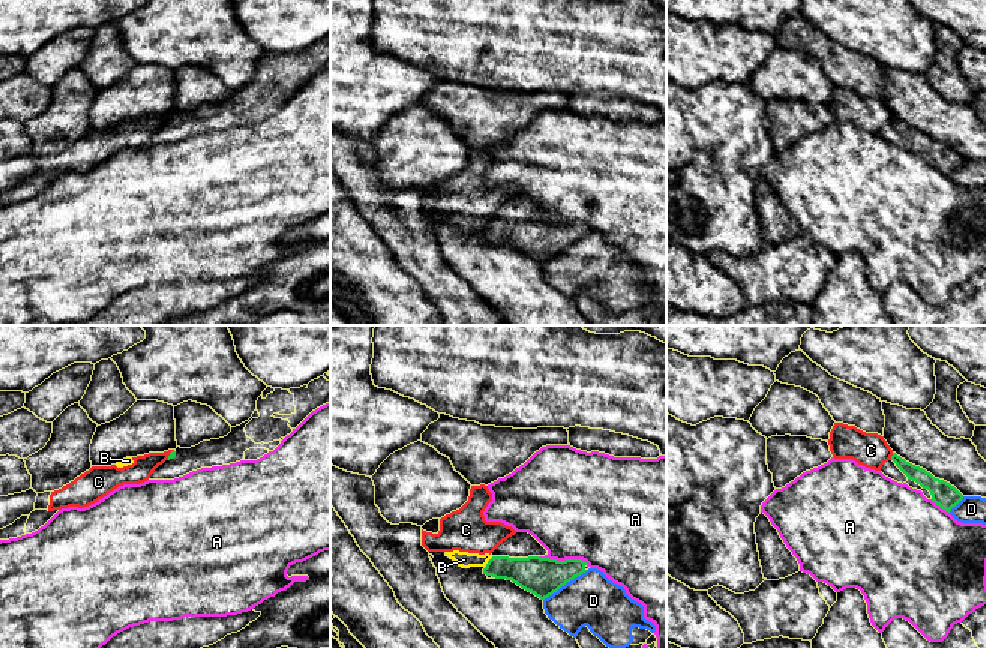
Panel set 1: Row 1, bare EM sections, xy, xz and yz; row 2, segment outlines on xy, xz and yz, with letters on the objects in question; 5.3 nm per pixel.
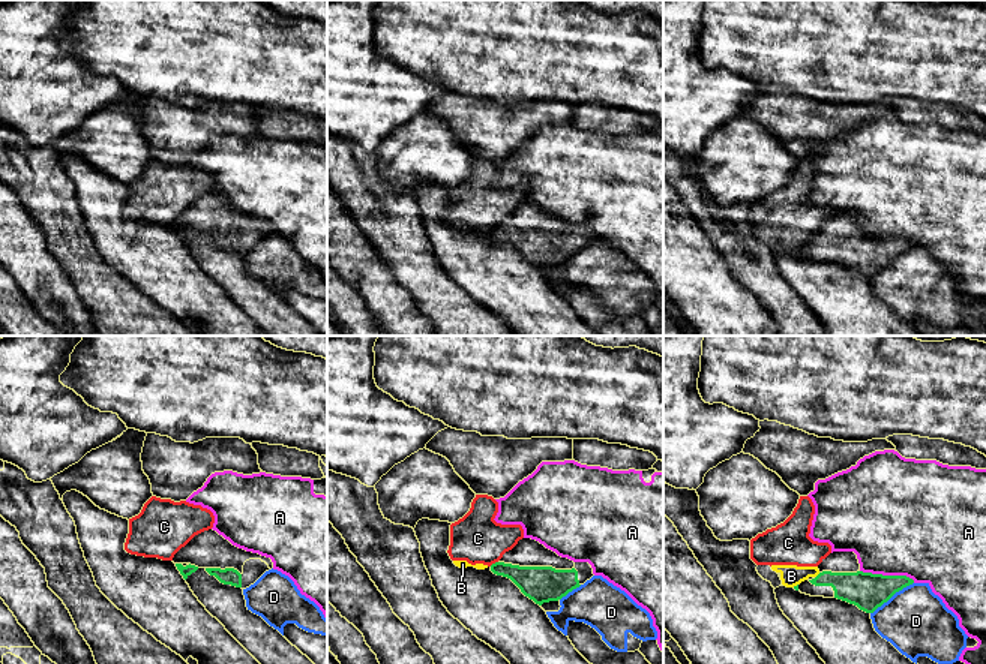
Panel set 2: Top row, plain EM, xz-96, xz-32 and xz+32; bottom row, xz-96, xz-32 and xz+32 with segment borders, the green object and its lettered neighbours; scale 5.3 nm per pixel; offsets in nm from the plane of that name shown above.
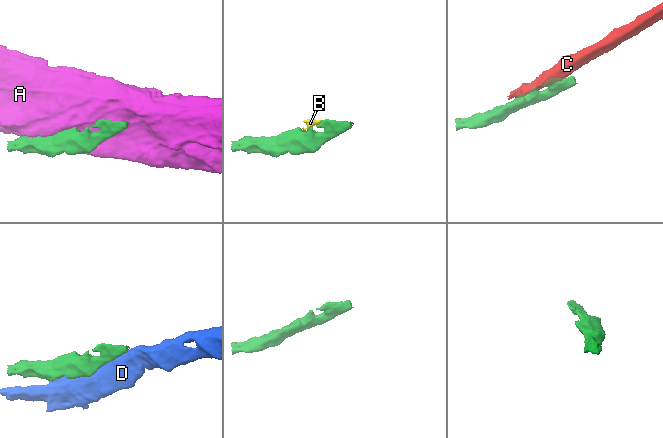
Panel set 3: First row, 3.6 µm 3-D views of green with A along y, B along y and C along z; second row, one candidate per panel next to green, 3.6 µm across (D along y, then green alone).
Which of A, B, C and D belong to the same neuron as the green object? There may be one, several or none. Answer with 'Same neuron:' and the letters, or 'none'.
Same neuron: none

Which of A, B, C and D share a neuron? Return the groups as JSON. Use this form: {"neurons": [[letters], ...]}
{"neurons": [["A"], ["B", "C"], ["D"]]}

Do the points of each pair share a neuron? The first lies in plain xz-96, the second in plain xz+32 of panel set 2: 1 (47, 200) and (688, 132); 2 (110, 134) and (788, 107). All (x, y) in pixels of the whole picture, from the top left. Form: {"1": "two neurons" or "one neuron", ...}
{"1": "two neurons", "2": "two neurons"}

